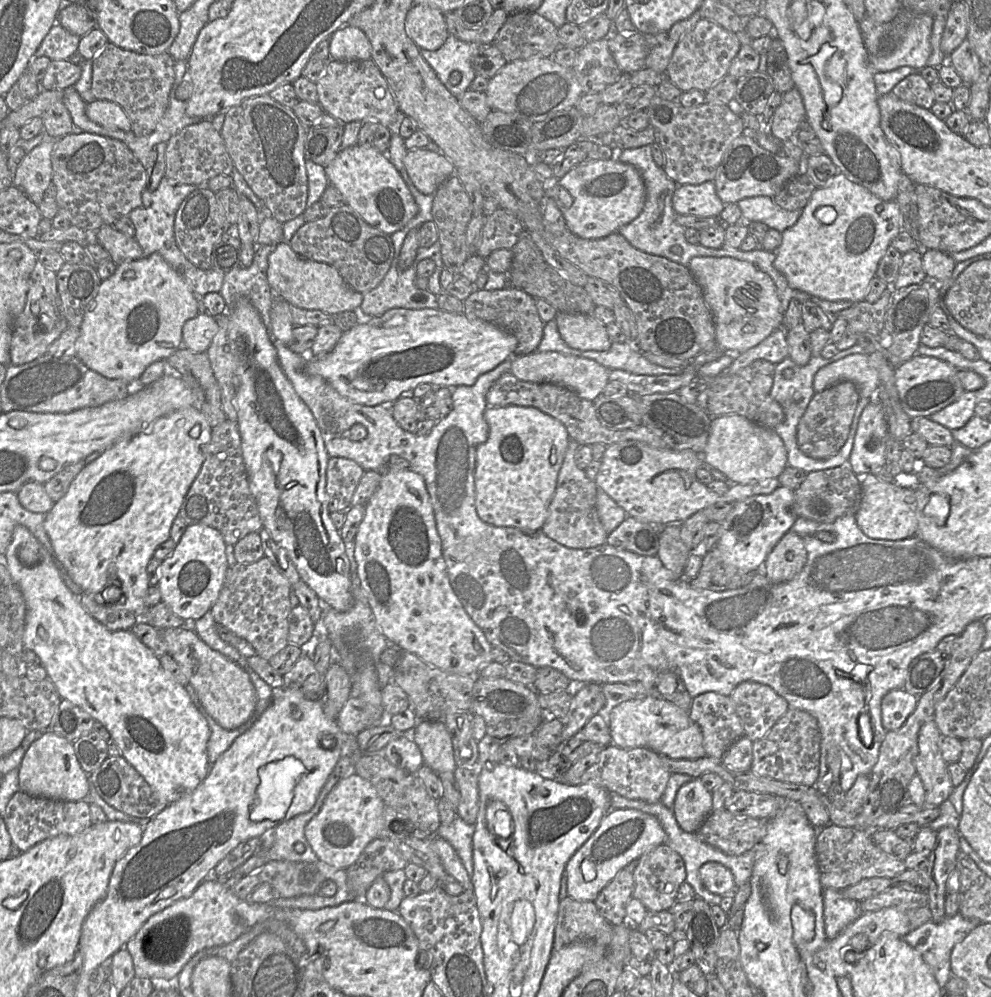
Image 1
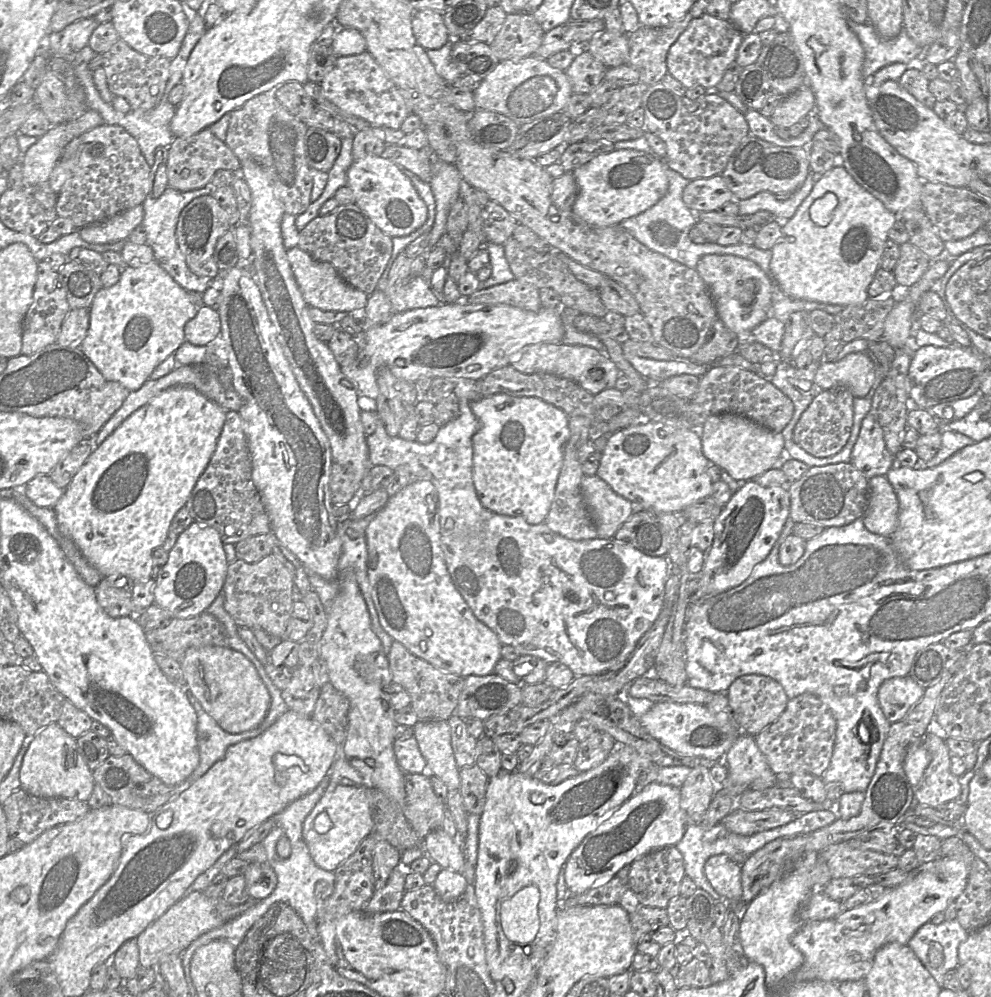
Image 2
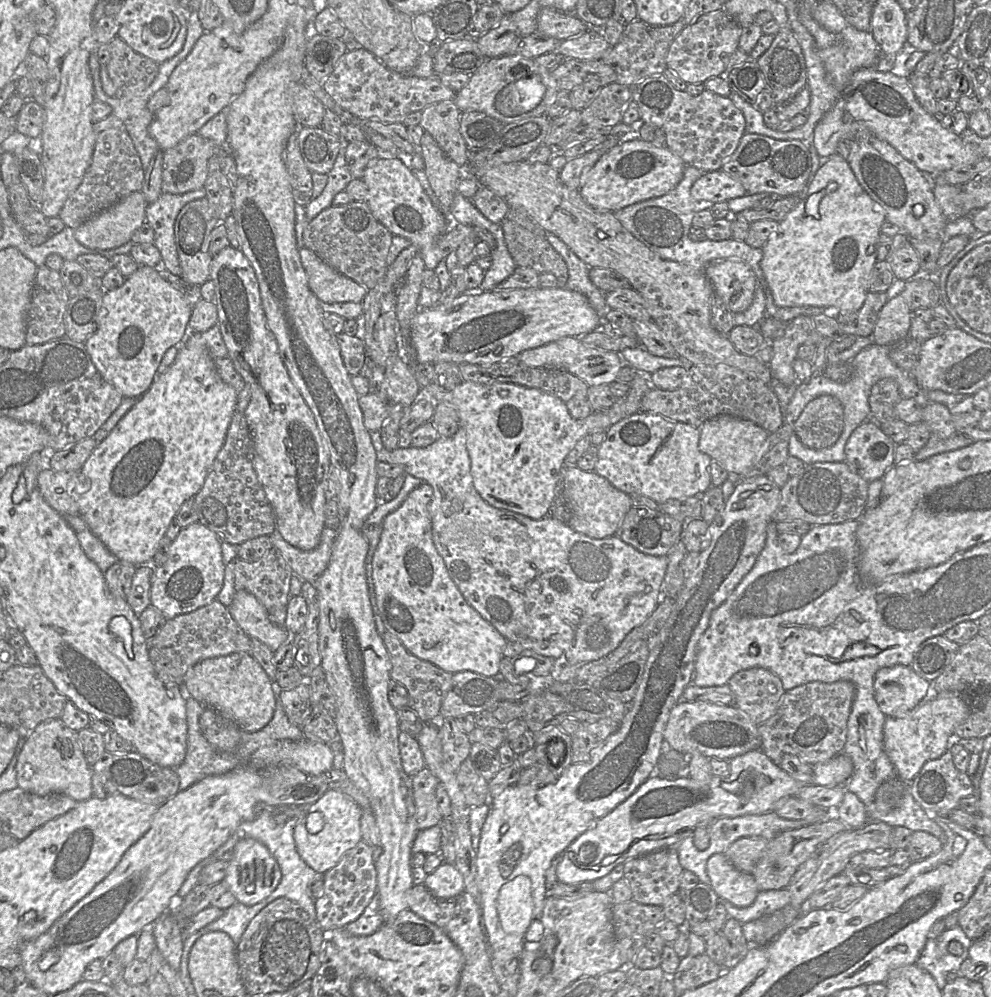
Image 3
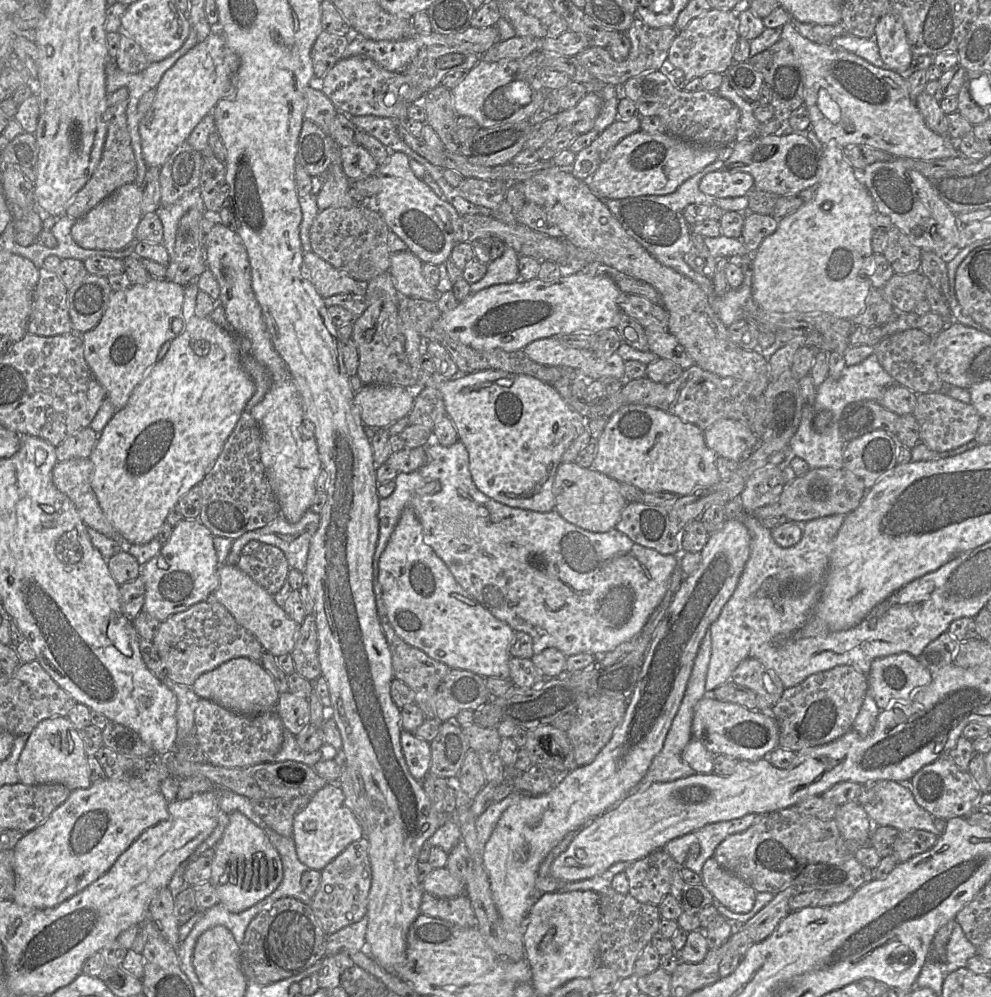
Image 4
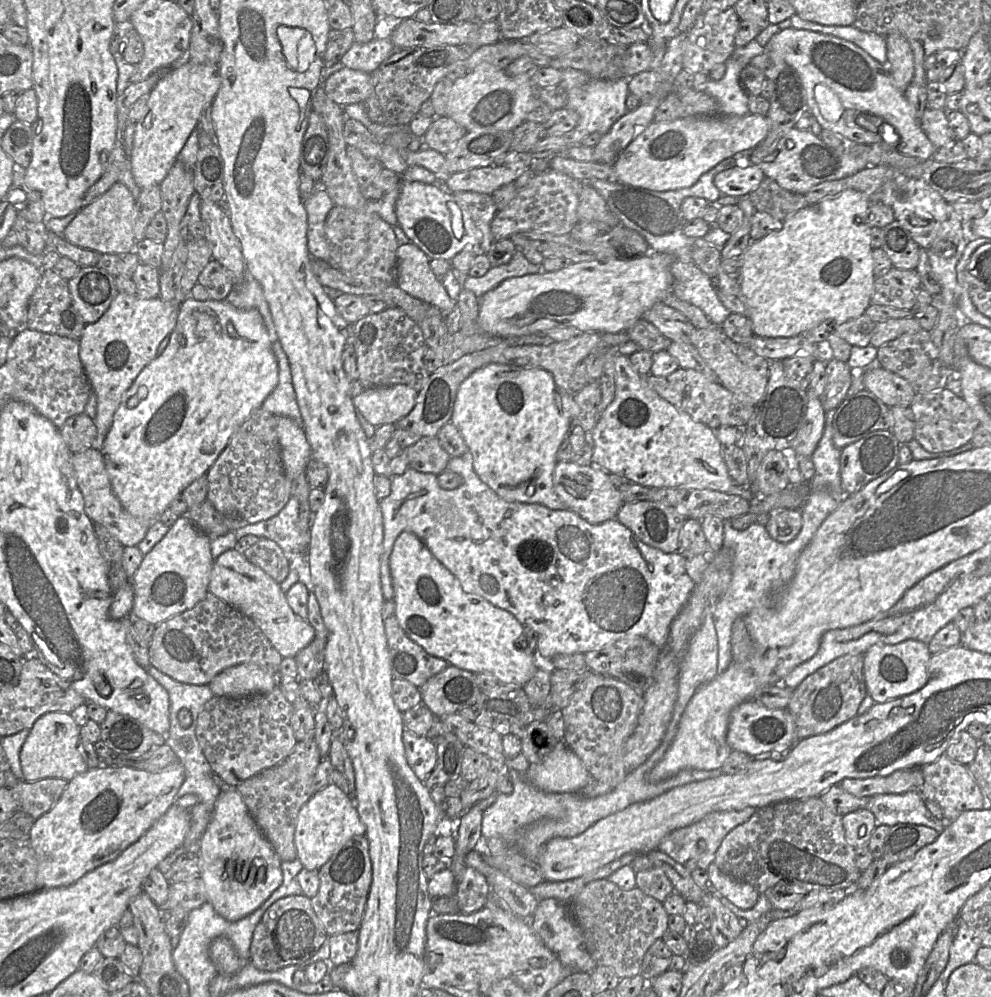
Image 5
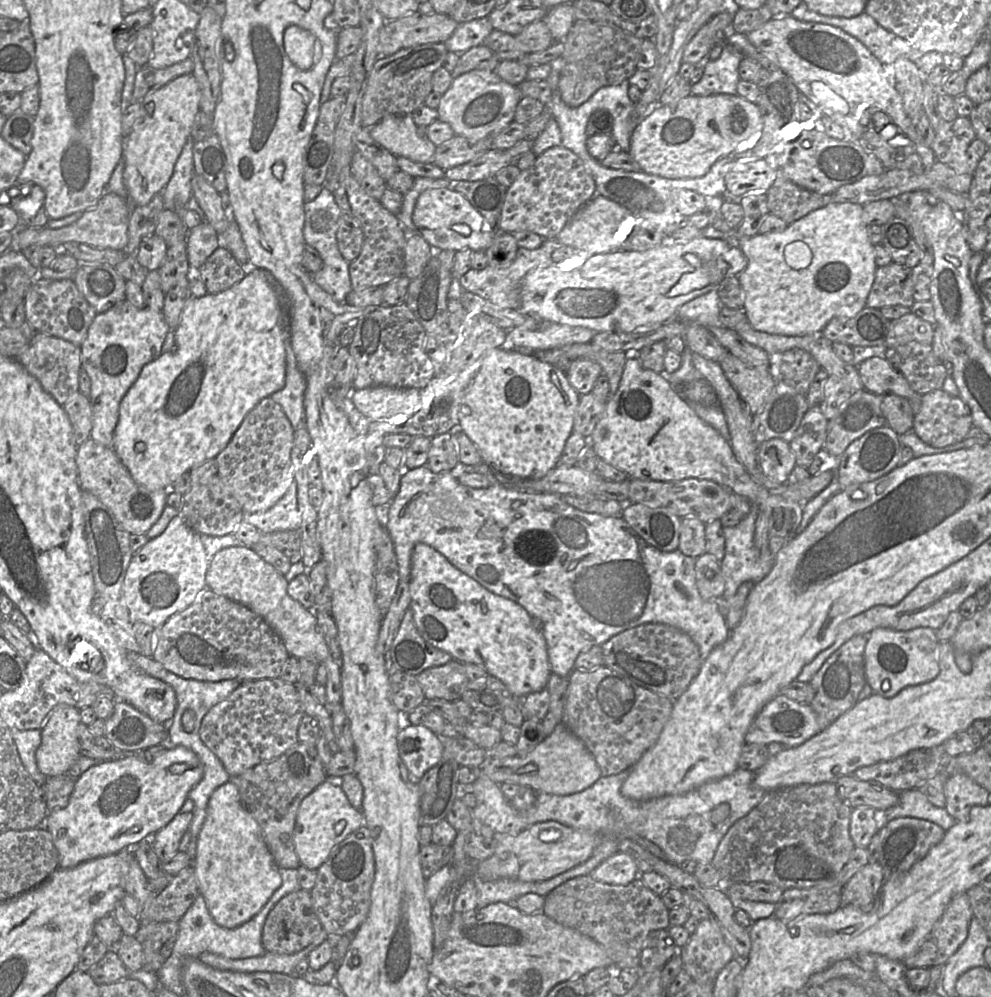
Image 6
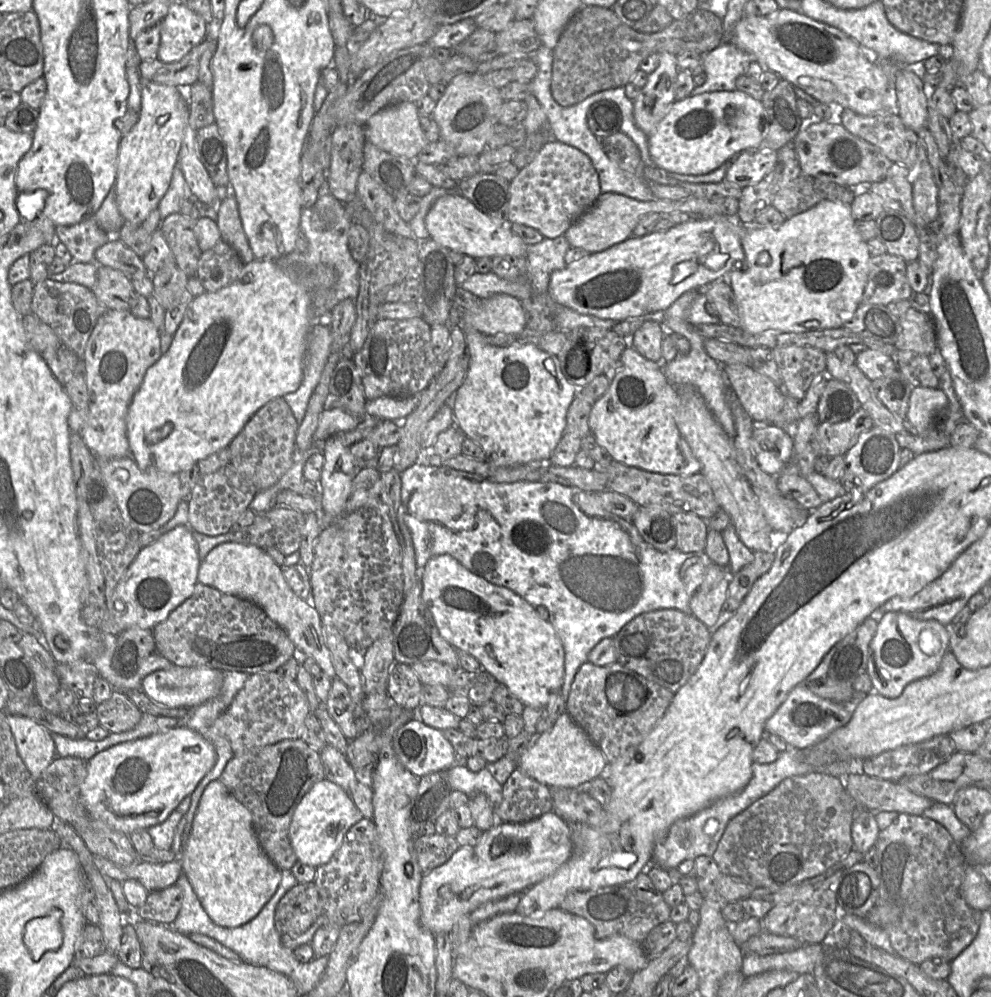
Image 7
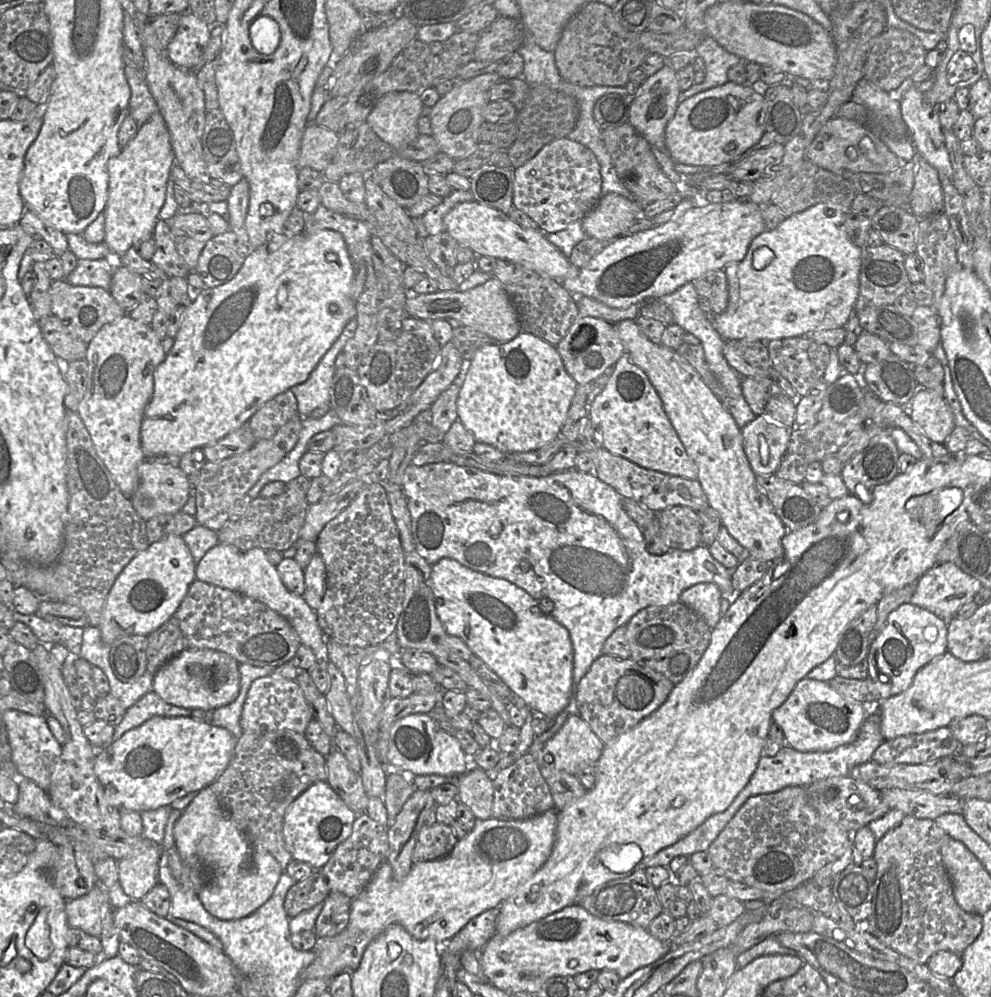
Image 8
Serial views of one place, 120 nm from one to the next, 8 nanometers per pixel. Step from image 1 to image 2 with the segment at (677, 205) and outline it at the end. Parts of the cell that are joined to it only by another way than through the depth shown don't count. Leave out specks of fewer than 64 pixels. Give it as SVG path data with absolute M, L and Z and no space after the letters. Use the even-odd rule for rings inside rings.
M721 175L692 180L684 188L682 200L694 213L715 212L728 202L737 203Z

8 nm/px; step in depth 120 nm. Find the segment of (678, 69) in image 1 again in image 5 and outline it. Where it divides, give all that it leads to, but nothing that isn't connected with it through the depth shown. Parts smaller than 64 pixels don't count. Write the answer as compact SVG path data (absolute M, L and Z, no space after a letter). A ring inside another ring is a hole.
M734 7L724 11L701 13L693 26L686 32L686 48L683 56L683 68L693 74L709 73L716 65L725 63L735 50L735 37L740 19Z

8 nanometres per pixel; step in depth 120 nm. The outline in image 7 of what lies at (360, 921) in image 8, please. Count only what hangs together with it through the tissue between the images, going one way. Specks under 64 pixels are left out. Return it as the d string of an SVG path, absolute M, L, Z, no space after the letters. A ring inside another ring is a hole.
M554 812L546 813L526 823L497 822L483 832L476 845L460 846L446 863L423 875L419 892L420 922L435 935L440 932L450 933L462 915L470 914L486 902L524 892L552 875L570 858L572 850L571 829L568 823Z

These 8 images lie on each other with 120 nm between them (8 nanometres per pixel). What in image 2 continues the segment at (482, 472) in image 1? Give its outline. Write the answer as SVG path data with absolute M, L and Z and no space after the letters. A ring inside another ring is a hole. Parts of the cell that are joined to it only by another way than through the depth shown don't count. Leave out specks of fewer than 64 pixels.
M506 394L476 399L471 409L479 421L479 430L472 437L473 484L478 501L498 515L522 518L532 525L544 523L570 438L569 417L539 398Z

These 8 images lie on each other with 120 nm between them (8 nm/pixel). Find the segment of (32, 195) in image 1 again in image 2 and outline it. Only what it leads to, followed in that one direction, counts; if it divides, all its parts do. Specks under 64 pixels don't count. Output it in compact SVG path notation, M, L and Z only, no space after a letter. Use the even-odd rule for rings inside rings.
M88 109L77 119L52 126L22 156L25 189L48 181L65 146L74 138L103 123L97 111Z

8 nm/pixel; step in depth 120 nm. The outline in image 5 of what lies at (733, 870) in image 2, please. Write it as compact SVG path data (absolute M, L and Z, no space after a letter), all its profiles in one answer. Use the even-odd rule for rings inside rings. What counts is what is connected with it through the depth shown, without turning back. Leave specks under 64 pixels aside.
M714 862L707 868L710 888L732 902L740 909L751 909L757 902L759 893L750 884L724 874Z

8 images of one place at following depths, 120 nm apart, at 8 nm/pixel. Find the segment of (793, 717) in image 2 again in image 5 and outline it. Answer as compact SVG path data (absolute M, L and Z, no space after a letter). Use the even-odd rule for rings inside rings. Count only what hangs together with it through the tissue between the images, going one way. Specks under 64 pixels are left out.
M846 654L807 676L793 690L787 710L795 720L797 740L826 733L858 715L859 706L868 695L863 669L864 655Z

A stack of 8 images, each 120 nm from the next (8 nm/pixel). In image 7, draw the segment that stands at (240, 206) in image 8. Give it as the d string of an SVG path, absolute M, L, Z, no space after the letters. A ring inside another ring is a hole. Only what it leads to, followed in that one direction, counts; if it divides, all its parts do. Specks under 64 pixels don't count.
M230 194L226 199L220 201L217 225L222 240L237 252L244 264L248 264L255 259L243 229L235 195Z

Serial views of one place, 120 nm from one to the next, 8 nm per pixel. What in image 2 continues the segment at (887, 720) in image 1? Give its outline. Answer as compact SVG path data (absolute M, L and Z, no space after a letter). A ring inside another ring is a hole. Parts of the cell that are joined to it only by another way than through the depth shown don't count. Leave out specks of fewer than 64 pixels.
M909 675L885 680L878 689L880 707L890 724L901 721L921 700L925 689Z

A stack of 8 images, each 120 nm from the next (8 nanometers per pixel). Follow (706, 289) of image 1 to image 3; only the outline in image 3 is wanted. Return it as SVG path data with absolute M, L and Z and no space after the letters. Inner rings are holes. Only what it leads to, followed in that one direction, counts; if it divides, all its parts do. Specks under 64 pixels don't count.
M713 261L704 270L718 296L732 313L746 310L752 303L757 278L751 268L741 261Z

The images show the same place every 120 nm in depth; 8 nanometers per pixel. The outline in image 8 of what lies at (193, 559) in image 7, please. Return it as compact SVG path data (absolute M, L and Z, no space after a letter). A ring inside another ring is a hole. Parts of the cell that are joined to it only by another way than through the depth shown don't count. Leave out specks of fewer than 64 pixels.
M168 535L160 541L150 544L145 550L140 551L117 576L107 595L98 627L102 641L112 646L117 639L124 636L148 636L169 621L180 607L195 580L195 568L196 563L190 549L182 536L179 535Z

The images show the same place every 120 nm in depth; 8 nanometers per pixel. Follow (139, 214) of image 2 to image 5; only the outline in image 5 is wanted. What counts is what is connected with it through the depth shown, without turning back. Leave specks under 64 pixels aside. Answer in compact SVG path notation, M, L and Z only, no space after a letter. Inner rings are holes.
M116 182L108 191L88 206L82 207L64 230L64 239L72 244L98 253L129 253L135 248L133 224L136 199L121 182Z

